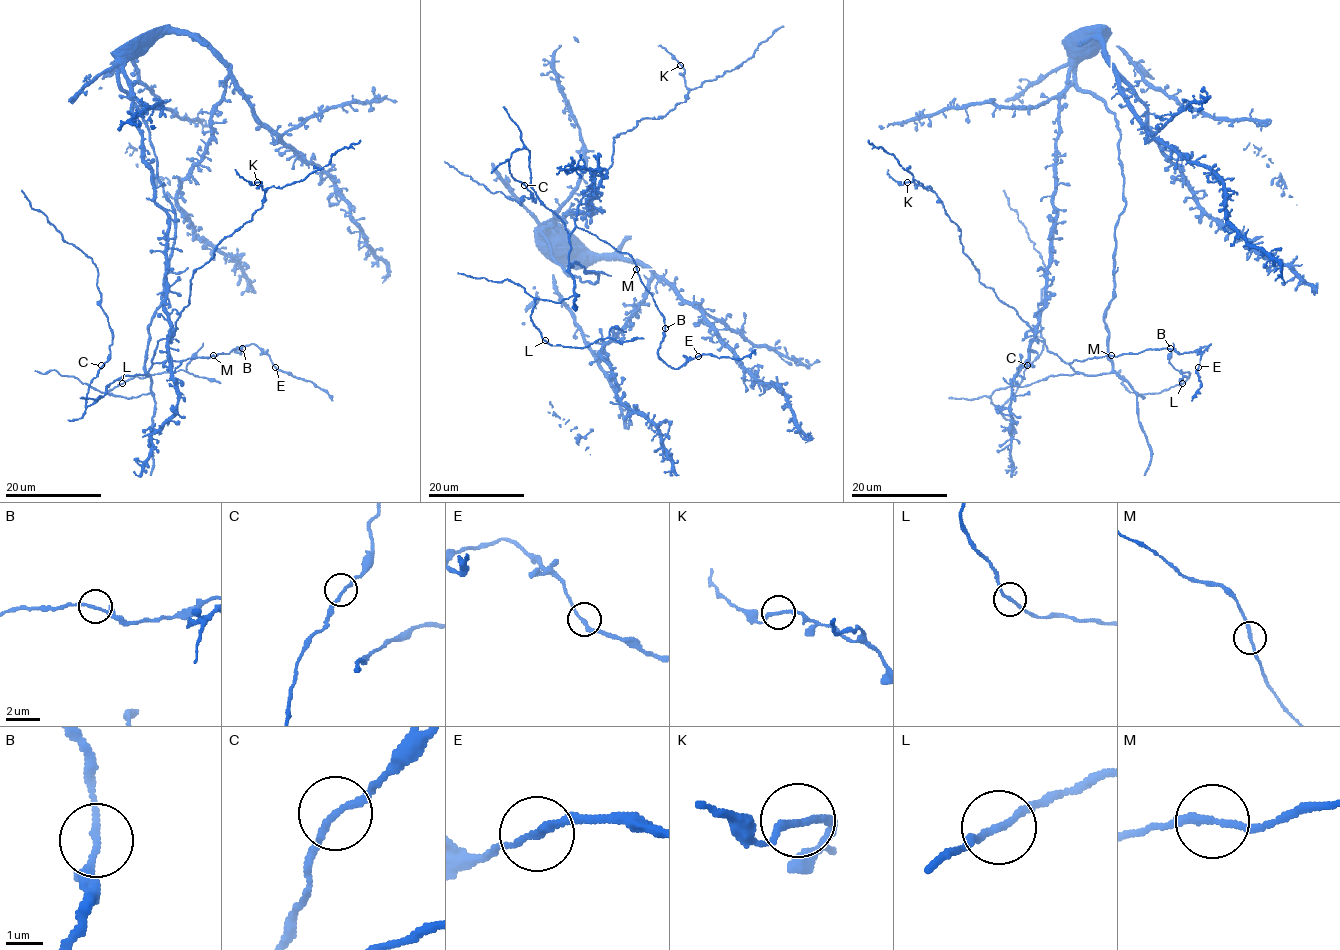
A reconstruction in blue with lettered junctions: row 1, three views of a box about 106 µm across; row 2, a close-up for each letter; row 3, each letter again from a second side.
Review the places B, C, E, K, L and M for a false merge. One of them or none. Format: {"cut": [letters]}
{"cut": []}

